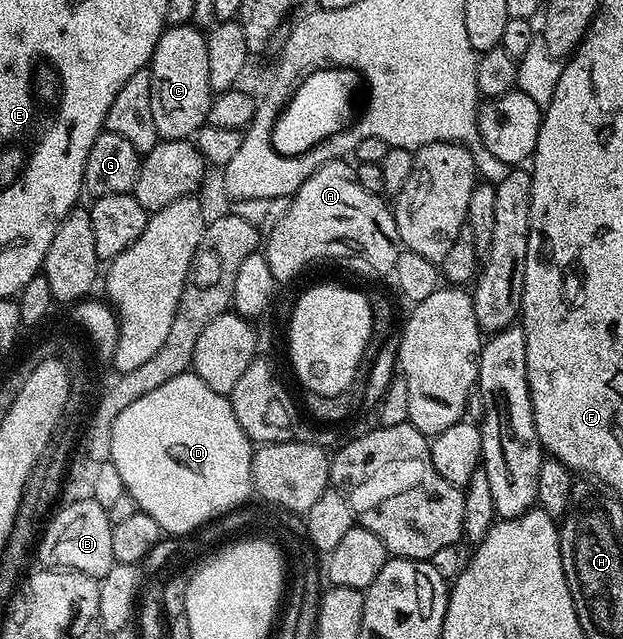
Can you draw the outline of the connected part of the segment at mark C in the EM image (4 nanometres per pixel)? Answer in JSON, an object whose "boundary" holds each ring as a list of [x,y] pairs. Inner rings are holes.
{"boundary":[[[175,24],[156,42],[149,65],[152,78],[152,119],[163,140],[188,140],[208,118],[212,93],[208,82],[208,46],[203,29],[194,24]]]}

